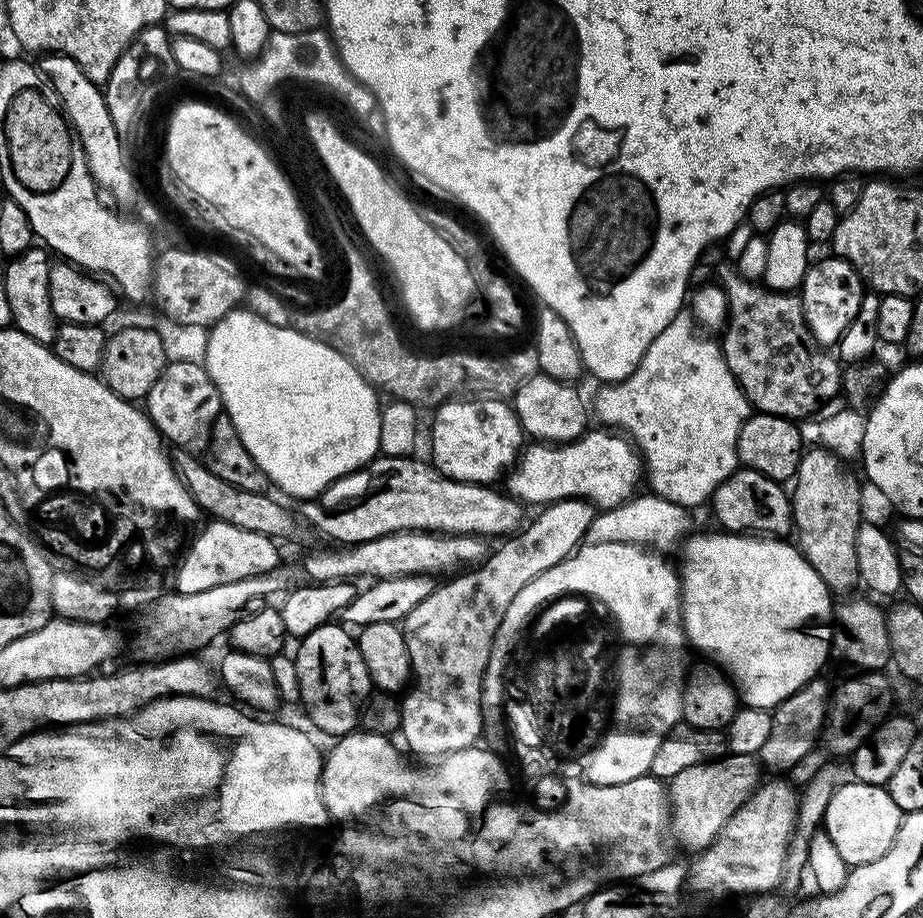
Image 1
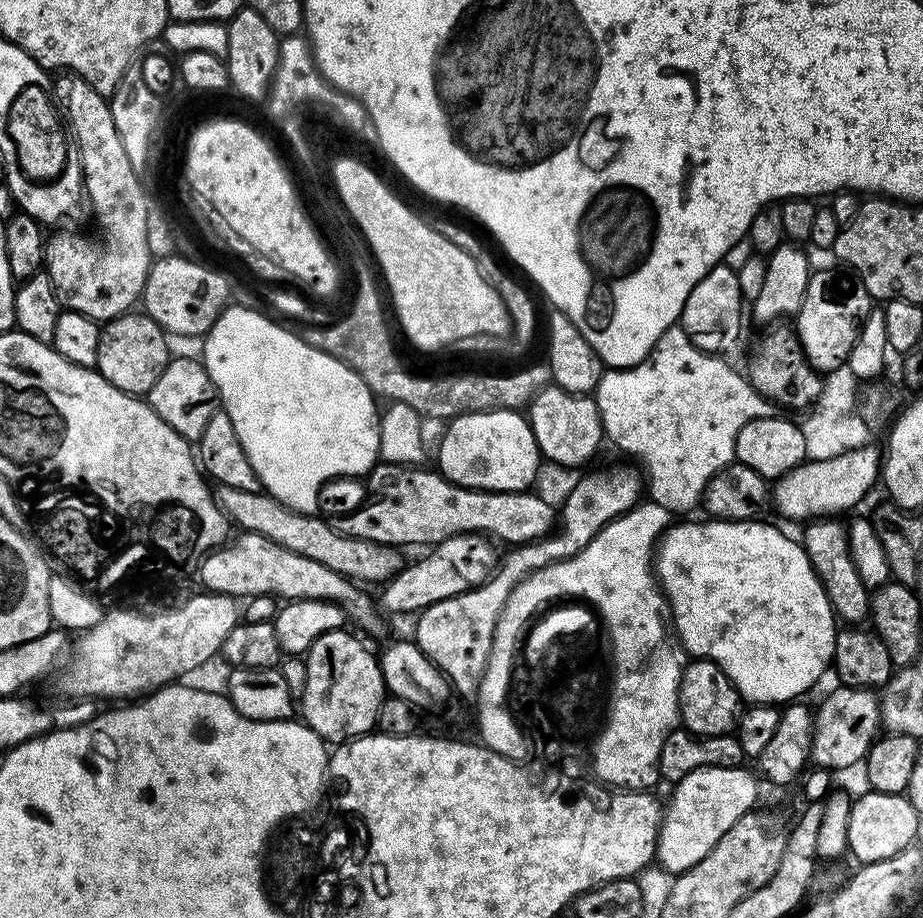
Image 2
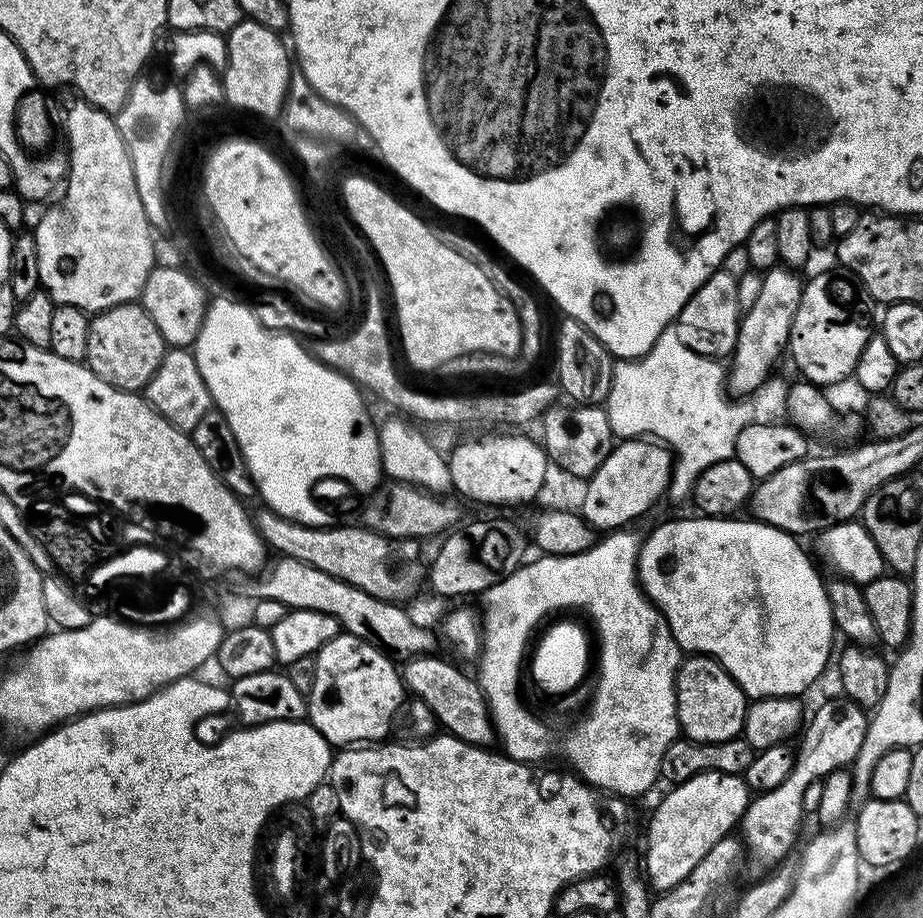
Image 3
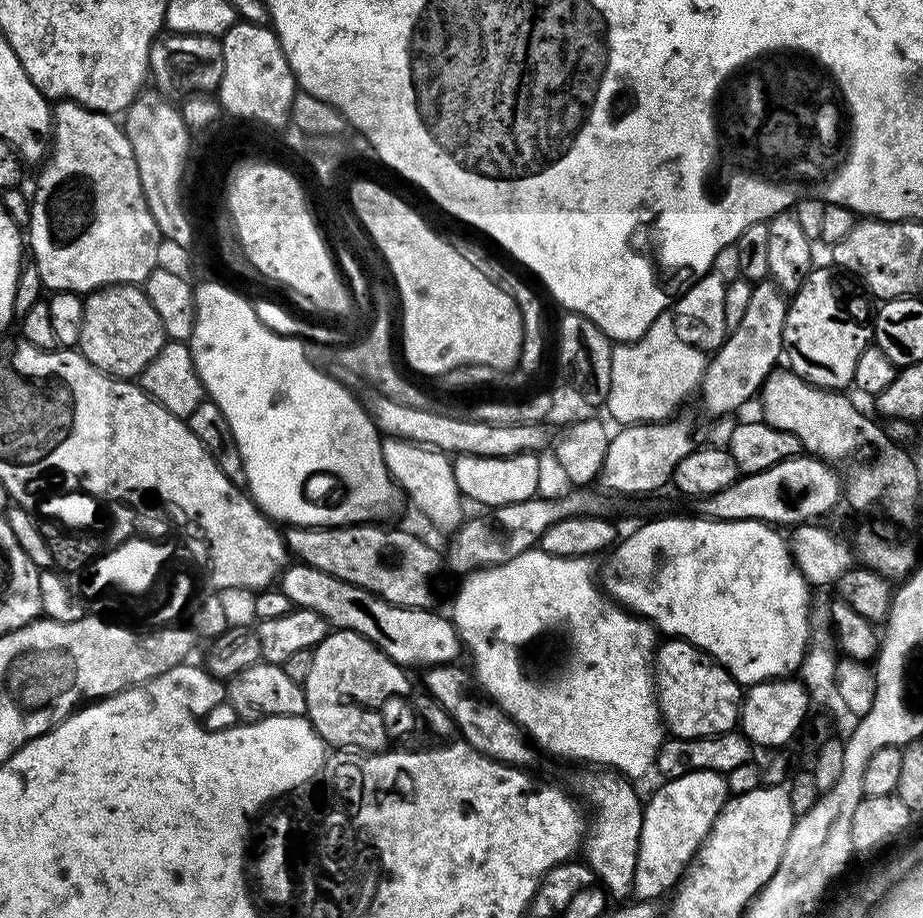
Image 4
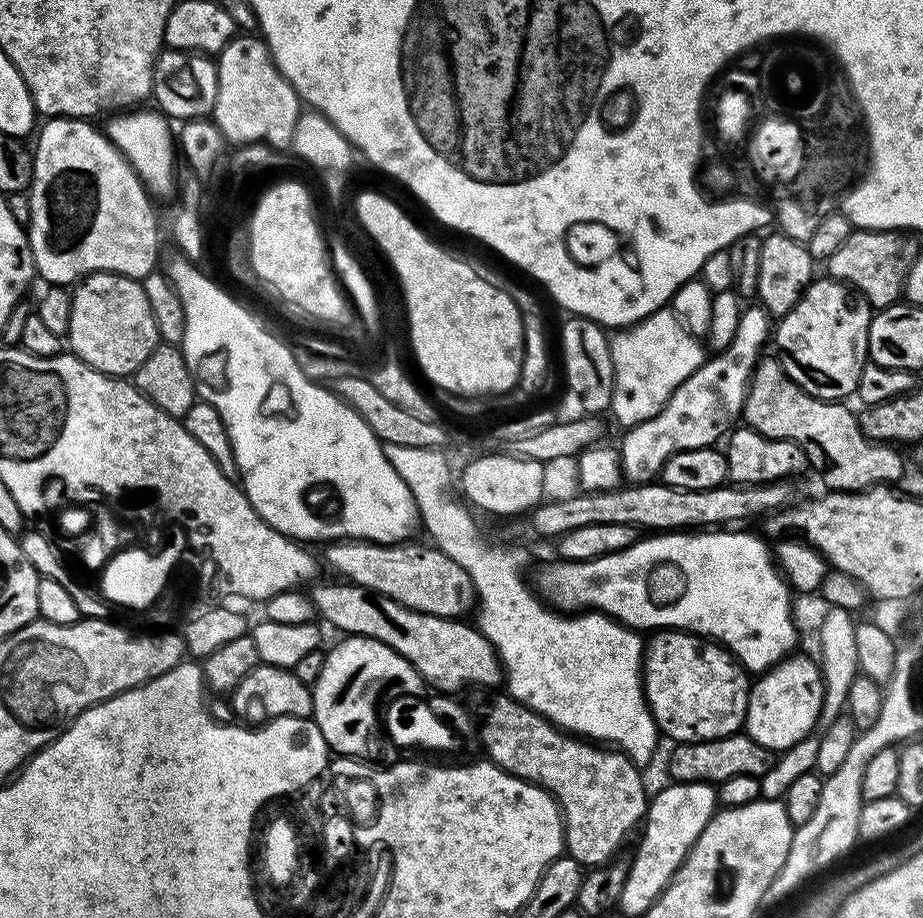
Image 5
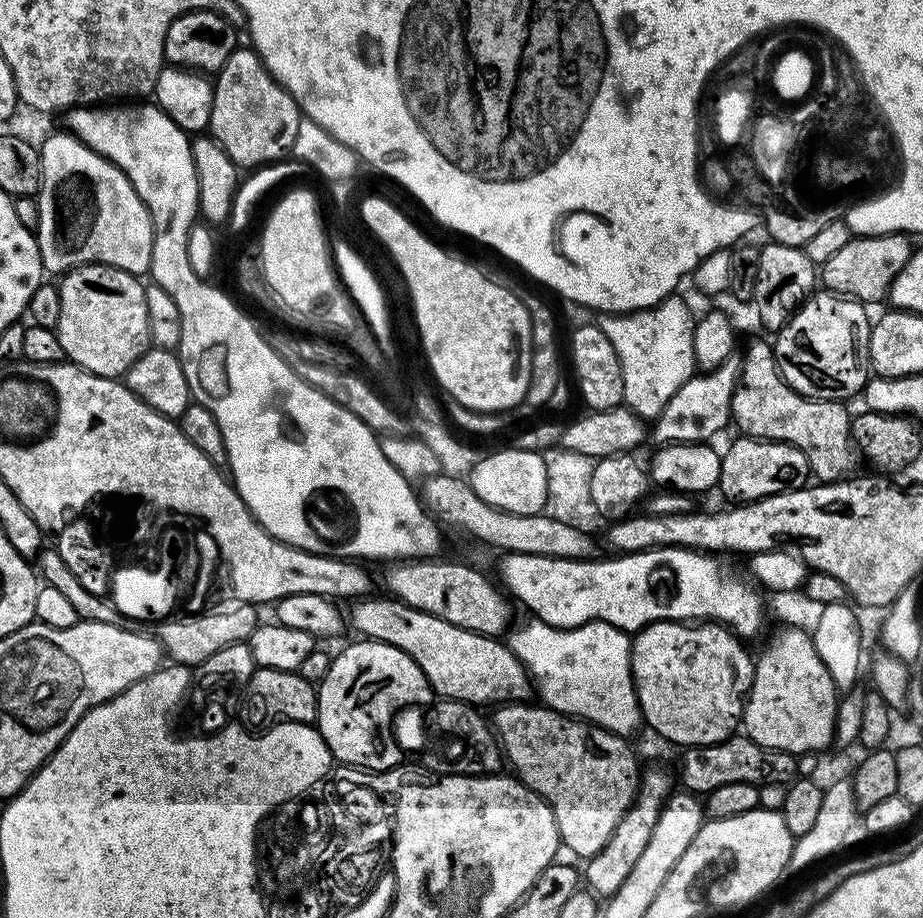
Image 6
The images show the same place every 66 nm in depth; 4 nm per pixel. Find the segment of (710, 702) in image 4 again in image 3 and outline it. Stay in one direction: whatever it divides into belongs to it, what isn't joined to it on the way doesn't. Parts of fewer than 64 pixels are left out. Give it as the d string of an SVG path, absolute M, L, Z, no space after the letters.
M697 655L680 665L676 685L676 708L679 731L698 744L722 743L739 737L744 731L749 697L717 661Z

